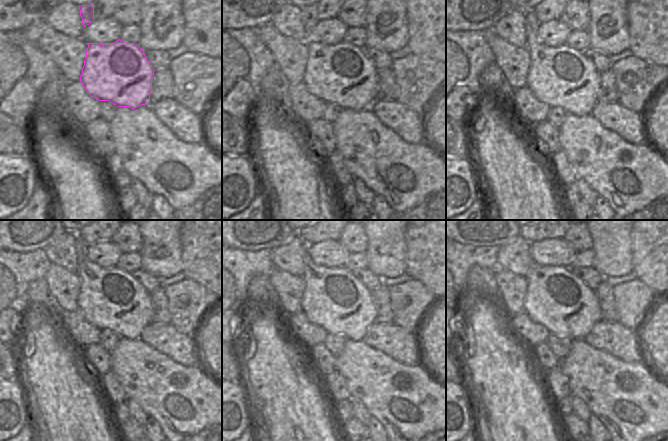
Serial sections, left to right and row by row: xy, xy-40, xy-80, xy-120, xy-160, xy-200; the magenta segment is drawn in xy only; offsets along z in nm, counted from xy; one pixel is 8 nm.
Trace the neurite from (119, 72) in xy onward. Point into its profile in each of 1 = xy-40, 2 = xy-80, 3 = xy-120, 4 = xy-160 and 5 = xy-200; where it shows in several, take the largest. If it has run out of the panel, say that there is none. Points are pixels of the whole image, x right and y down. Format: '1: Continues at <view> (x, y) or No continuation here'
1: Continues at xy-40 (342, 74)
2: Continues at xy-80 (561, 76)
3: Continues at xy-120 (110, 298)
4: Continues at xy-160 (333, 299)
5: Continues at xy-200 (555, 298)

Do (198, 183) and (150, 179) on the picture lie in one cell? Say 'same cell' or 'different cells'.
same cell

